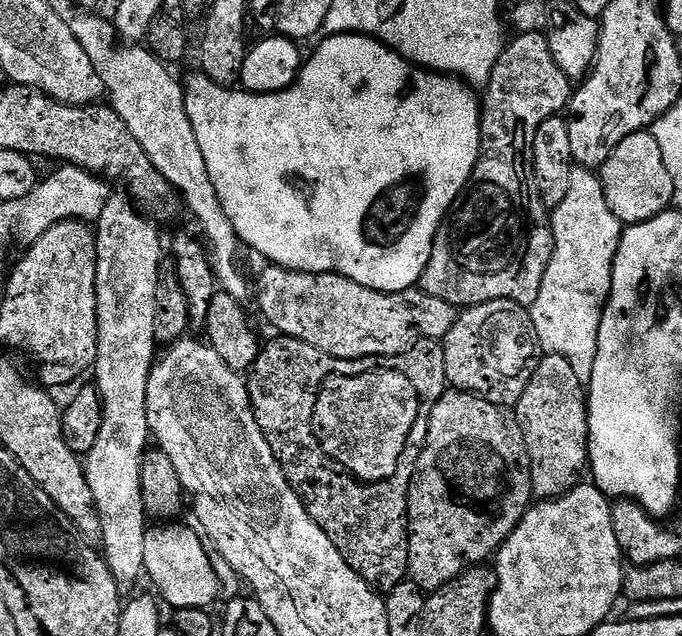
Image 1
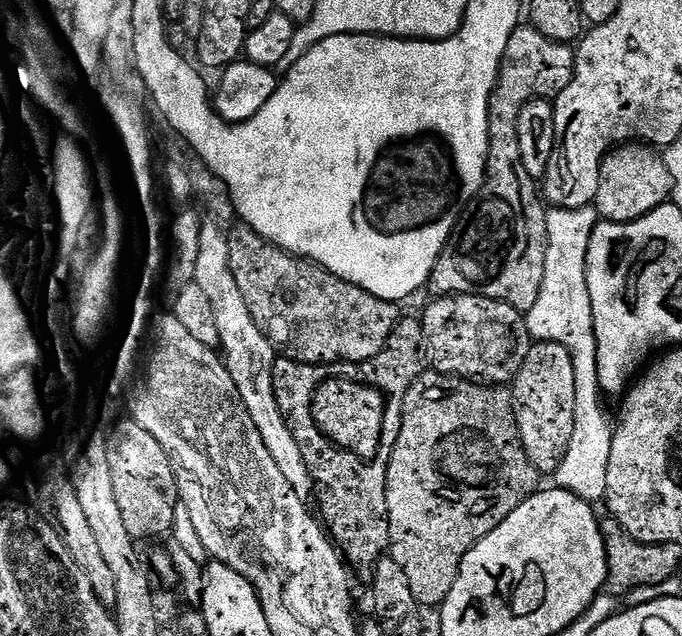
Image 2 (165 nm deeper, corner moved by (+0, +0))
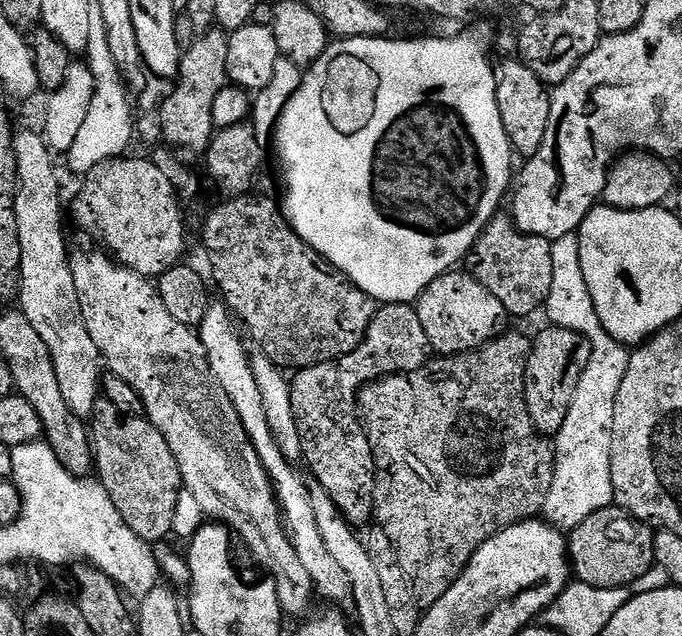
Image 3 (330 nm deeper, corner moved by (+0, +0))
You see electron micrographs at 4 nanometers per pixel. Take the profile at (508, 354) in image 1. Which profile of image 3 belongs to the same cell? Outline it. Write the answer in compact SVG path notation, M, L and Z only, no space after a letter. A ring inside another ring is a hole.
M467 270L444 272L434 282L430 282L430 286L426 286L419 300L415 301L414 307L418 318L422 318L422 330L426 330L429 349L441 357L458 356L462 352L471 352L481 348L489 340L496 339L501 331L500 323L506 320L502 302L498 302L498 298L494 298L494 294L490 294L490 290L486 290L486 286L477 282L472 273Z

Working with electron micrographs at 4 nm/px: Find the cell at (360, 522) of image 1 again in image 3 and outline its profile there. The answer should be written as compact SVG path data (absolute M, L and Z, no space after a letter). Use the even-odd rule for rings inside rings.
M385 304L377 307L376 317L350 358L302 368L291 377L290 406L294 406L294 422L302 438L303 463L308 463L315 483L326 490L341 516L353 526L367 525L373 519L372 495L376 485L368 434L362 430L359 415L354 414L360 389L384 376L418 370L429 359L426 330L422 330L422 318L418 318L415 307Z

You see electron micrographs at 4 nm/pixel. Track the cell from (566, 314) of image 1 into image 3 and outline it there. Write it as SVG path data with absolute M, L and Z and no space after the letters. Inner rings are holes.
M575 235L563 236L552 241L552 257L554 258L554 282L550 282L550 294L546 305L546 313L553 325L566 330L574 330L590 342L590 362L586 362L586 370L578 382L578 390L574 394L574 402L570 402L570 414L566 414L566 422L562 422L562 430L554 437L556 450L556 469L554 482L550 486L550 494L546 494L546 506L542 516L553 528L571 530L577 528L590 514L609 507L612 499L612 475L610 474L610 458L612 457L612 431L614 430L614 402L618 398L618 389L622 387L622 378L626 378L629 349L618 343L604 329L598 314L594 310L594 302L590 298L590 290L586 286L586 278L582 278L580 265L580 242Z

